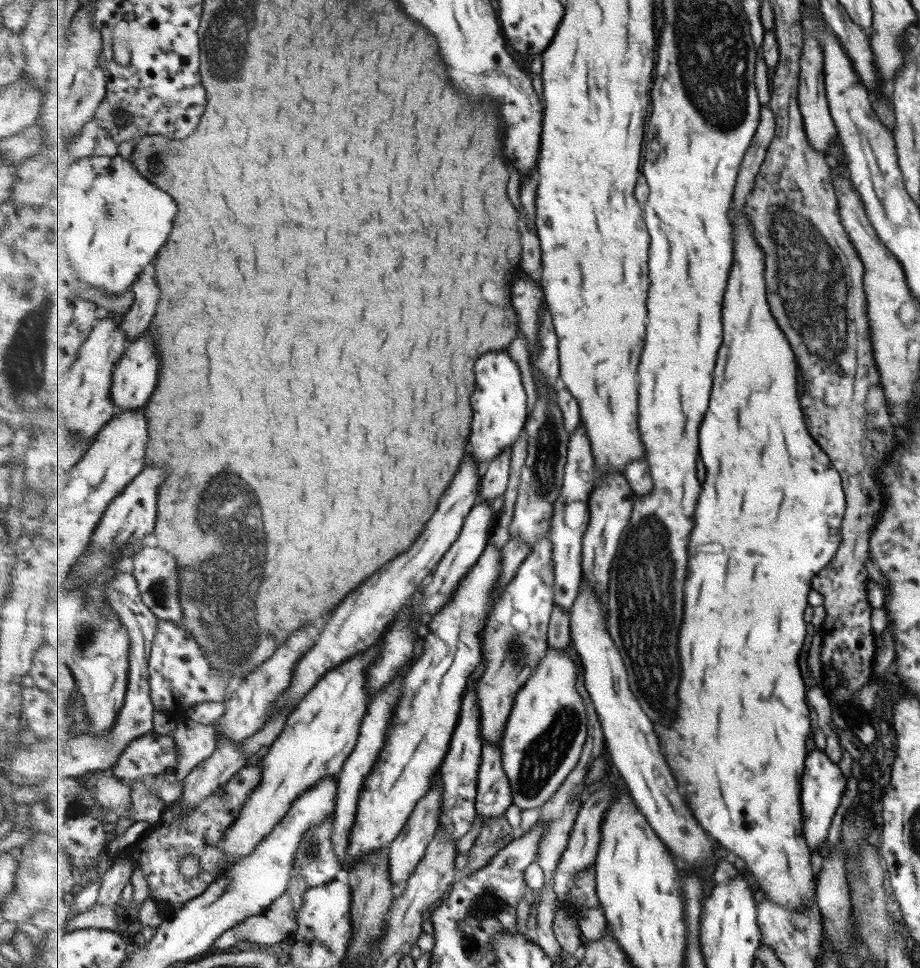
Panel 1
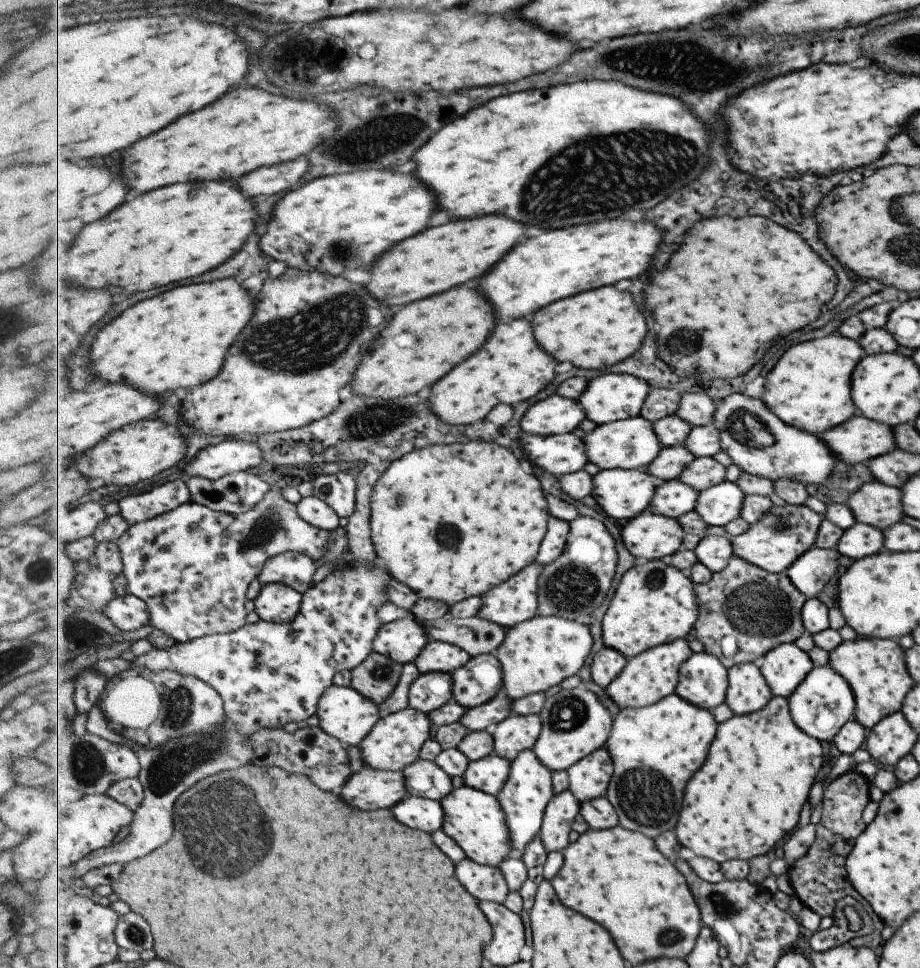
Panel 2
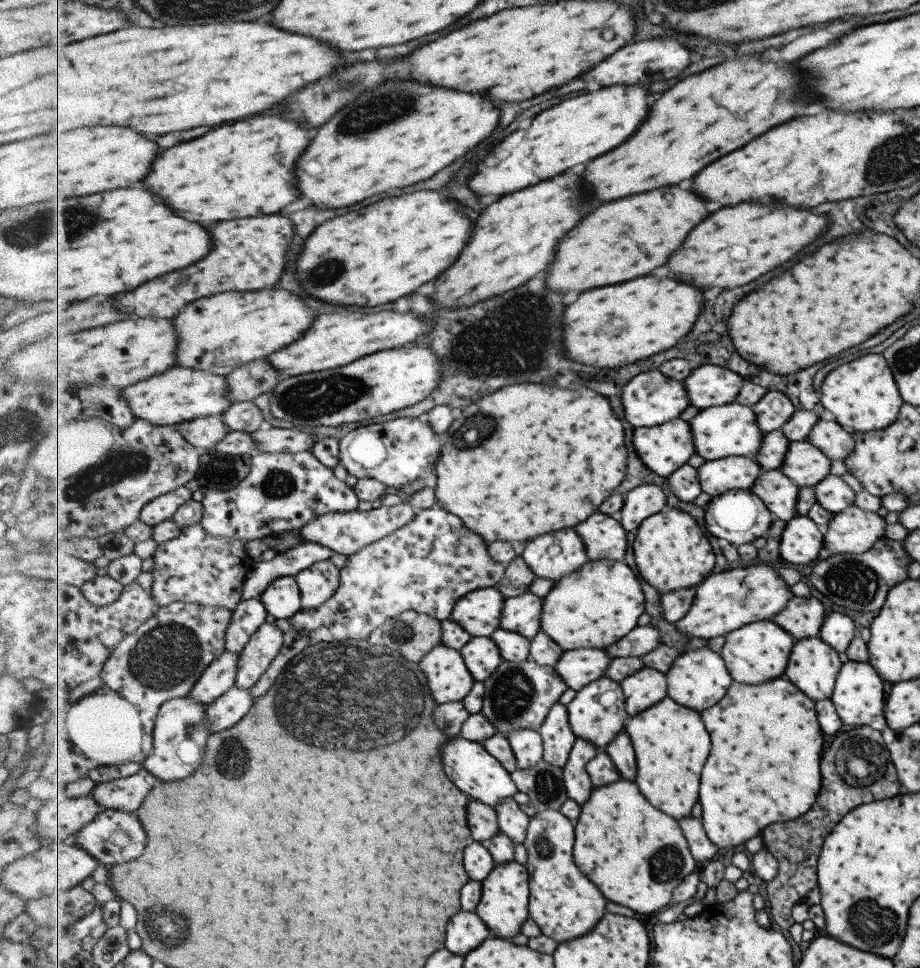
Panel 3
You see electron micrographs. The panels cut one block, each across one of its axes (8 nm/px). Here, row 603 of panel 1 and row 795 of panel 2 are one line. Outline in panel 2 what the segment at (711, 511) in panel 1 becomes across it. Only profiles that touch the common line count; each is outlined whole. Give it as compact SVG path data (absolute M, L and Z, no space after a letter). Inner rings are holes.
M774 697L765 708L750 715L734 715L724 723L718 724L718 734L711 746L710 756L706 763L702 766L693 779L690 780L686 787L686 795L684 796L683 808L680 814L678 827L675 832L679 842L687 848L690 848L695 855L703 858L716 860L720 865L731 859L743 859L750 861L755 857L772 854L773 846L776 842L781 842L783 836L791 834L799 827L799 818L801 818L801 810L805 806L805 802L809 800L809 792L815 784L815 774L821 766L821 746L815 740L815 737L809 736L795 724L794 717L791 714L790 700L788 698Z

